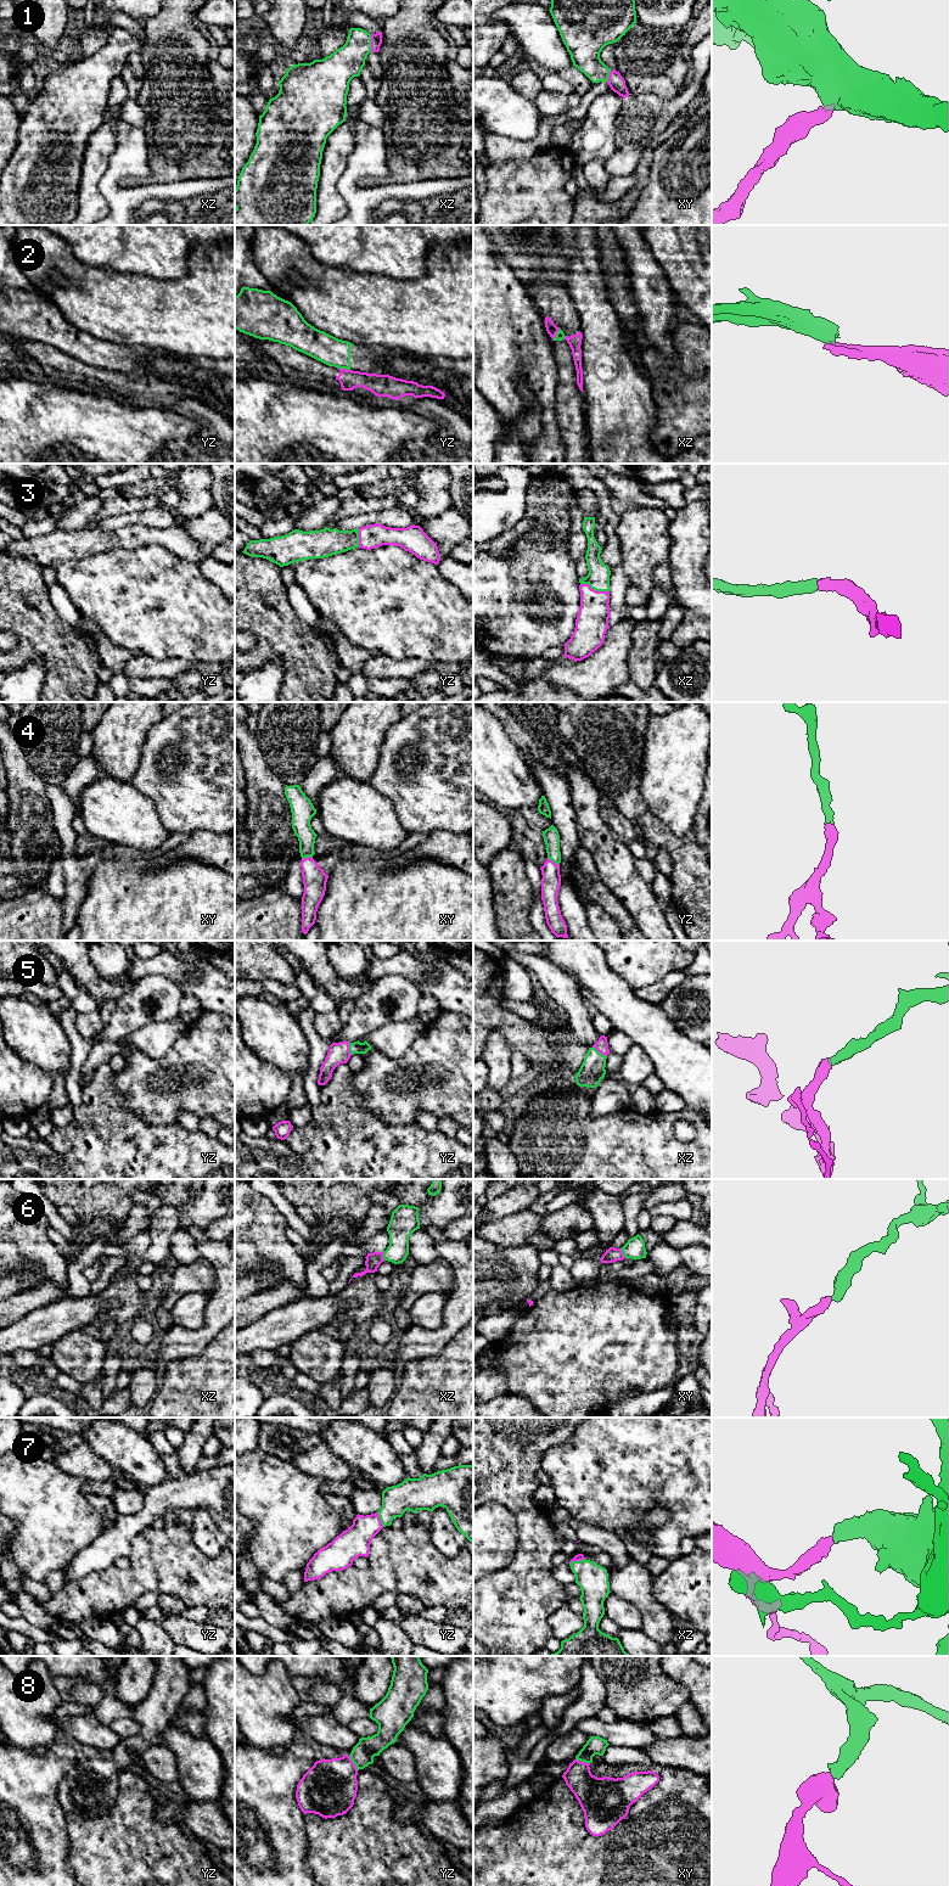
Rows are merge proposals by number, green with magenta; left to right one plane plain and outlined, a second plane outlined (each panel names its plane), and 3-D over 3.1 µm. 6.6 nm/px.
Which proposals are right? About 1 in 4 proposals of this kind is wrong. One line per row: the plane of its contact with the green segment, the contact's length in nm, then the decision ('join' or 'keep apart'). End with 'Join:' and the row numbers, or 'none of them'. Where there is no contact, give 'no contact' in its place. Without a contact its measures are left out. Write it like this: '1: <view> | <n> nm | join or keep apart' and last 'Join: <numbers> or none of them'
1: xz | 120 nm | join
2: xz | 100 nm | keep apart
3: xz | 200 nm | join
4: yz | 90 nm | join
5: xz | 120 nm | join
6: xy | 80 nm | join
7: yz | 110 nm | join
8: yz | 120 nm | join
Join: 1, 3, 4, 5, 6, 7, 8

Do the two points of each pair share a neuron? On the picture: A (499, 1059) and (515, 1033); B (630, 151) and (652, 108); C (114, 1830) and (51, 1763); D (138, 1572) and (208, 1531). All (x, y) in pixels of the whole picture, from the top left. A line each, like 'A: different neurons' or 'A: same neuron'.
A: different neurons
B: same neuron
C: different neurons
D: different neurons

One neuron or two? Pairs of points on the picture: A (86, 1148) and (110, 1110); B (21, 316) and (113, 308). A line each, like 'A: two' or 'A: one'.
A: one
B: two

